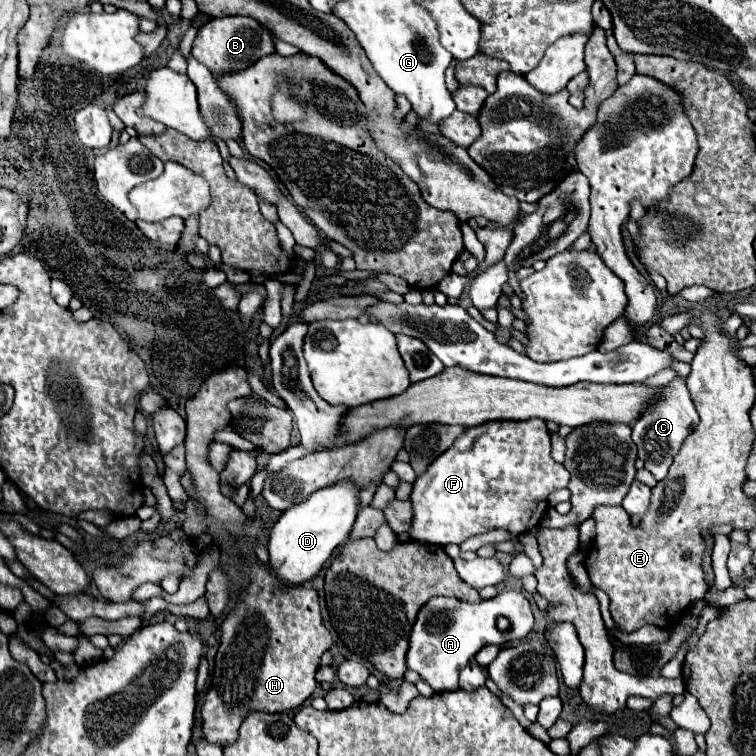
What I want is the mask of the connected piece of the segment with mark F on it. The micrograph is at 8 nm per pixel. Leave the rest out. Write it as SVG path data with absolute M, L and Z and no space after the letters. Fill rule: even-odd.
M530 418L524 422L486 422L468 428L464 436L472 436L472 442L460 440L440 454L428 466L428 470L416 478L414 490L410 494L414 510L410 526L412 540L448 546L462 544L464 540L486 534L494 528L506 528L514 534L524 534L540 524L542 512L548 508L548 494L556 488L564 488L570 480L568 470L562 464L556 464L550 456L550 434L546 422L540 418Z

